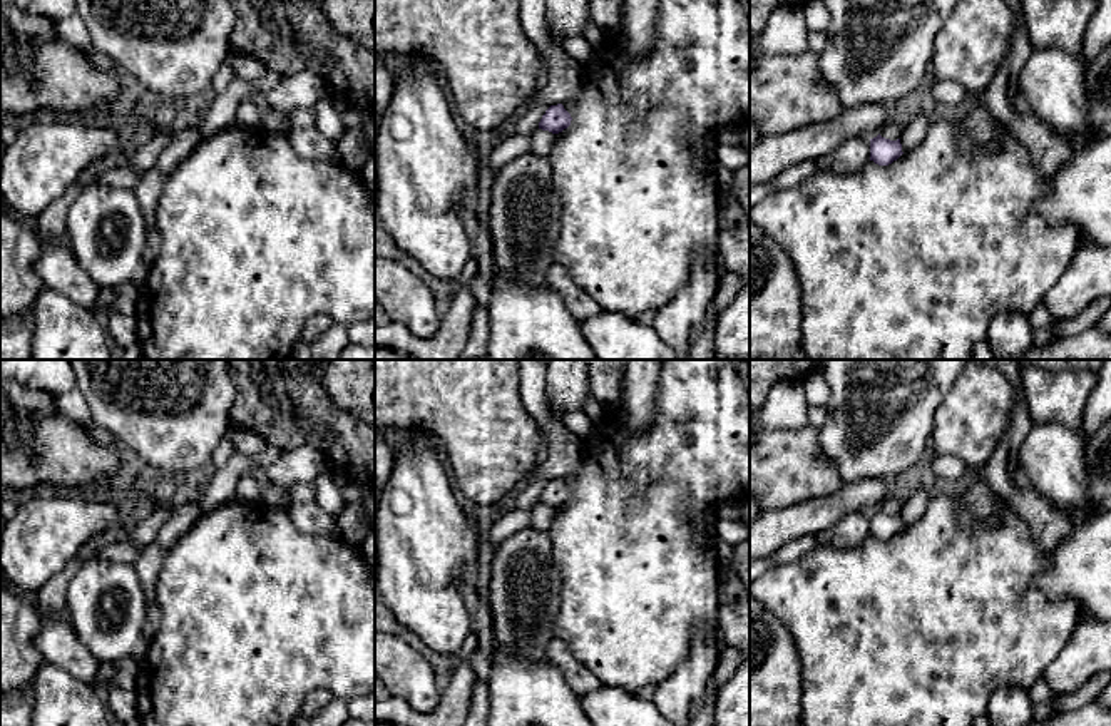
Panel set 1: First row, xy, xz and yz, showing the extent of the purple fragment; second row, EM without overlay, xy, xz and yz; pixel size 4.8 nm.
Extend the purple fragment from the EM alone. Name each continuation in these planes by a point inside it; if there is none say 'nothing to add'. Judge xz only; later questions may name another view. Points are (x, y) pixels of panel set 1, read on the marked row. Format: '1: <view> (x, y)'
nothing to add

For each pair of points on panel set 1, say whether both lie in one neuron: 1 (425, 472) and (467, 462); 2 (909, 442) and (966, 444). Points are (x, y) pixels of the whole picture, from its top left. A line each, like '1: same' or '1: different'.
1: different
2: different

